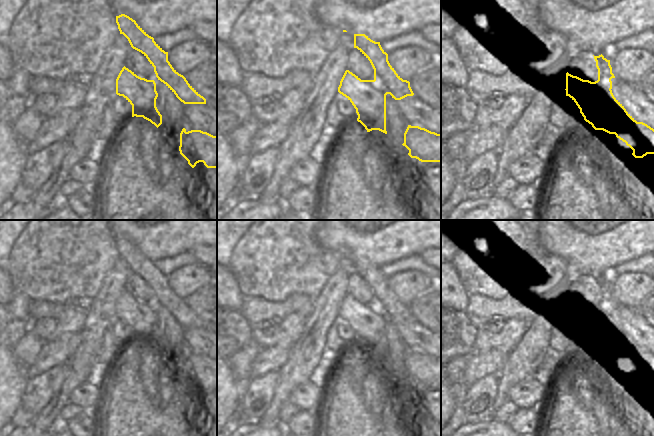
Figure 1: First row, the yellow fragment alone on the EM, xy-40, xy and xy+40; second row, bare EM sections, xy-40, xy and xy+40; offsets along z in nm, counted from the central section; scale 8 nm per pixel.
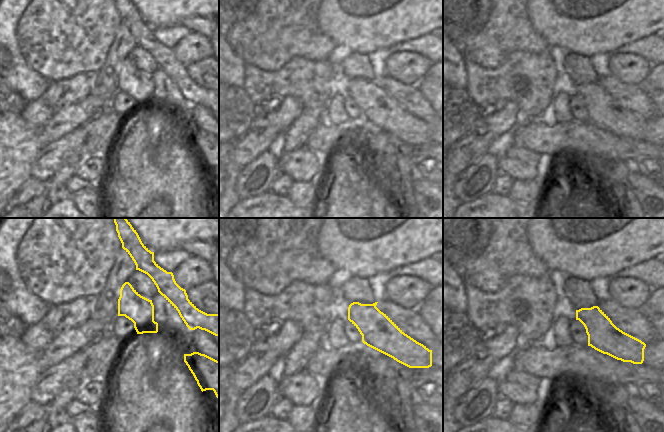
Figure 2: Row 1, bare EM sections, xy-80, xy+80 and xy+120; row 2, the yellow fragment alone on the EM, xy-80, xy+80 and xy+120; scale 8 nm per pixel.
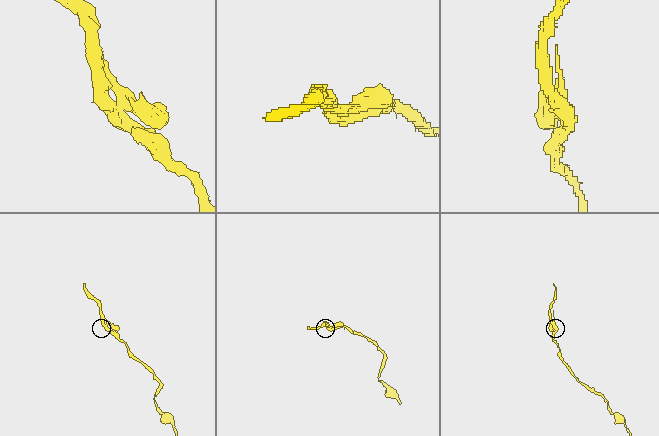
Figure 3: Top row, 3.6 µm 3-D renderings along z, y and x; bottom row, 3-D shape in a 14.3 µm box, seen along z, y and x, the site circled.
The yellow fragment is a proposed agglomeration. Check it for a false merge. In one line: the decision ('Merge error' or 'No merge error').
Merge error.

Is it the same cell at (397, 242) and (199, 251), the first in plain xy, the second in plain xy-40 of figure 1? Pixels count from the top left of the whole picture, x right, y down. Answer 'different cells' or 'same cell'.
different cells

